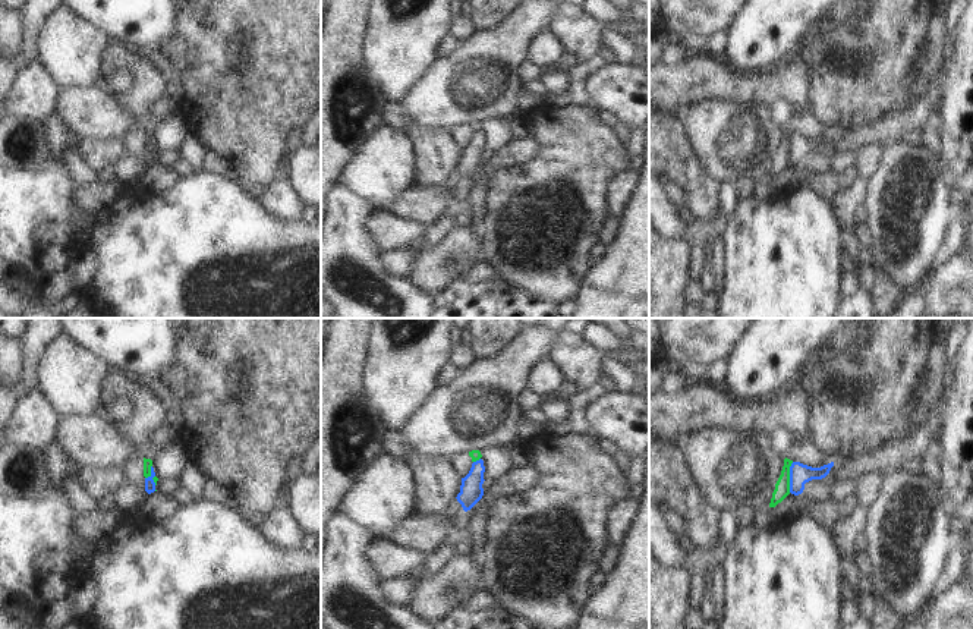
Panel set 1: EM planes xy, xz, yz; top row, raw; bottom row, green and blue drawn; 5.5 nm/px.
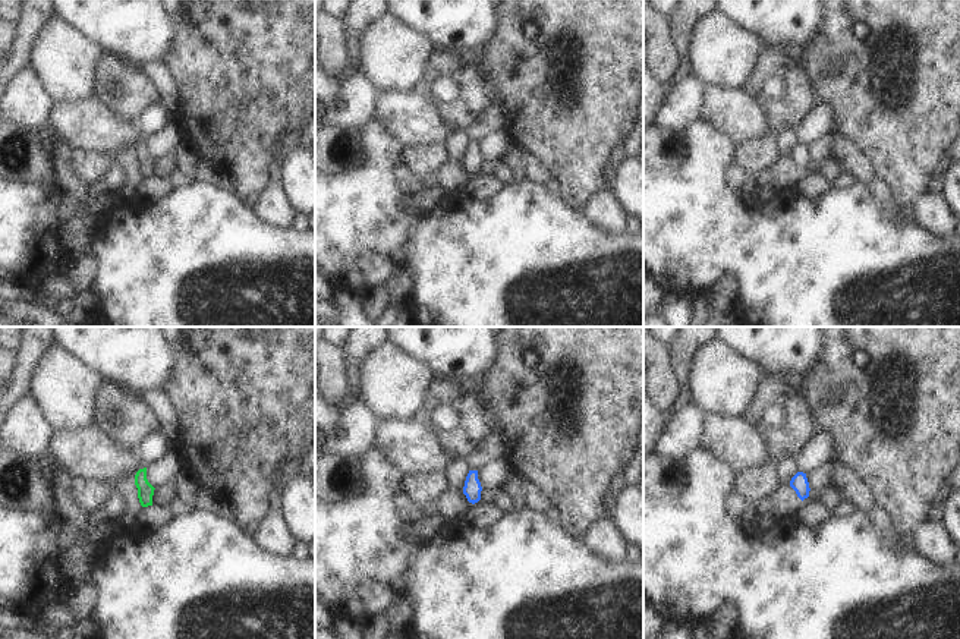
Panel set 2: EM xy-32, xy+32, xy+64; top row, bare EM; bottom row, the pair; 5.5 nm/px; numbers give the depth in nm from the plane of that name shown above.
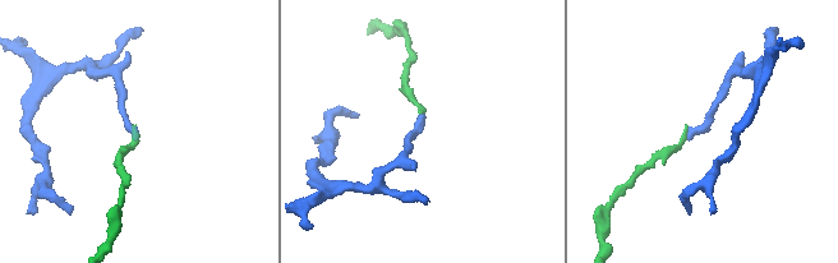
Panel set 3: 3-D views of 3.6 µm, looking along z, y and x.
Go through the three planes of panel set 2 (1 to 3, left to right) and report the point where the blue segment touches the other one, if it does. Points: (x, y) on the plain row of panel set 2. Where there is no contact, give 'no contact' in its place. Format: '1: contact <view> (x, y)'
1: no contact
2: no contact
3: no contact

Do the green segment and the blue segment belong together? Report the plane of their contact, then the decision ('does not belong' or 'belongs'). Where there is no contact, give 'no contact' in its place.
yz | does not belong

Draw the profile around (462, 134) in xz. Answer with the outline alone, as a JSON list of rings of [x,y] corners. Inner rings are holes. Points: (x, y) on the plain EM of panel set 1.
[[[459,125],[451,128],[451,135],[460,147],[460,150],[465,150],[469,145],[473,133],[469,125]]]

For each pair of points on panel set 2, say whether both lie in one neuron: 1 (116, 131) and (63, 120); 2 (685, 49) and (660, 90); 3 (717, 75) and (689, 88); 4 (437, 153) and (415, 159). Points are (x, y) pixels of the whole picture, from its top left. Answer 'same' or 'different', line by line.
1: same
2: same
3: different
4: same

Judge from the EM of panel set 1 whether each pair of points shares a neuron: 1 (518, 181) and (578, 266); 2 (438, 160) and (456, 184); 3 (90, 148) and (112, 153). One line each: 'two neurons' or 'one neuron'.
1: one neuron
2: two neurons
3: one neuron

